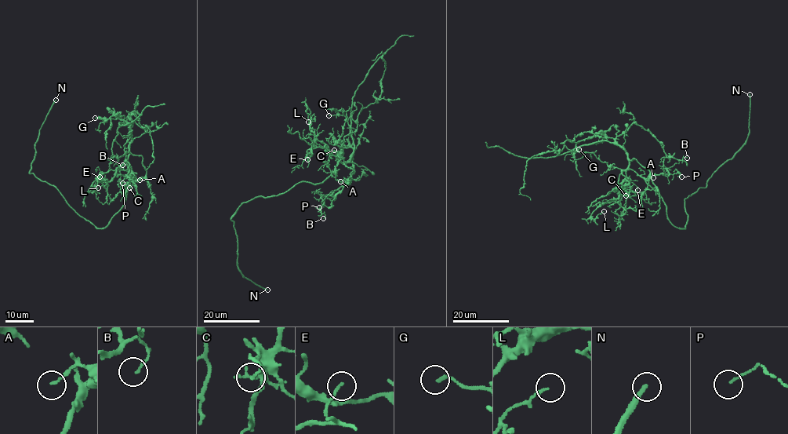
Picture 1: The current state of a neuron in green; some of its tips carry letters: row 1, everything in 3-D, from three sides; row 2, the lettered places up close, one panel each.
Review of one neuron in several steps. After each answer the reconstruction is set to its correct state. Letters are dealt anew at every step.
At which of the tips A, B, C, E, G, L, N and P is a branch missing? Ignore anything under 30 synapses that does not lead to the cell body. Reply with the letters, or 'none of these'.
N

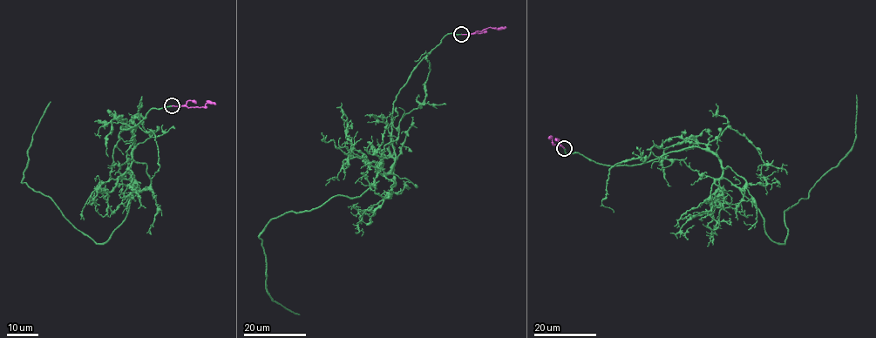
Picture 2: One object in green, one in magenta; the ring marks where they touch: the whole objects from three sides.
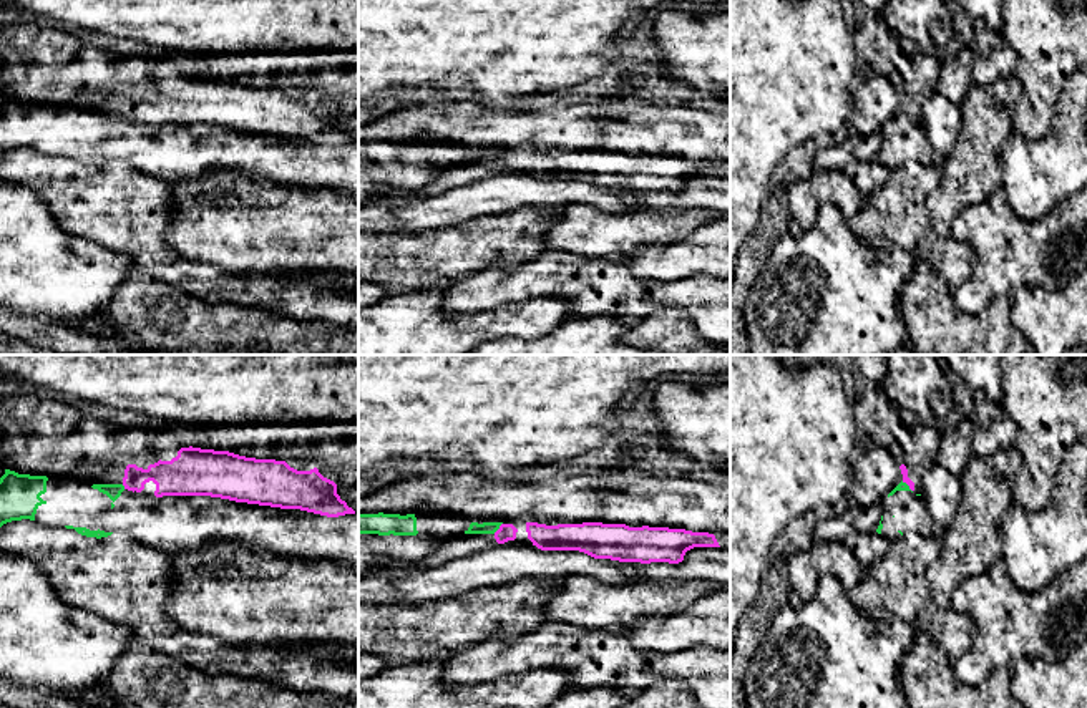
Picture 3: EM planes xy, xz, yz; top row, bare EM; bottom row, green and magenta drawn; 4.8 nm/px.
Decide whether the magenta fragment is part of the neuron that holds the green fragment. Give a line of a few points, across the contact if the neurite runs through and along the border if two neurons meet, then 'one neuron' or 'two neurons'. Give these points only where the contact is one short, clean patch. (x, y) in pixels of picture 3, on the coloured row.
xz (502, 523), (493, 533) | two neurons

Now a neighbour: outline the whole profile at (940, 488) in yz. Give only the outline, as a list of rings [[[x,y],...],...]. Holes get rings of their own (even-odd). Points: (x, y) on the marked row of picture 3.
[[[934,463],[921,473],[921,497],[938,531],[948,527],[961,501],[961,478]]]

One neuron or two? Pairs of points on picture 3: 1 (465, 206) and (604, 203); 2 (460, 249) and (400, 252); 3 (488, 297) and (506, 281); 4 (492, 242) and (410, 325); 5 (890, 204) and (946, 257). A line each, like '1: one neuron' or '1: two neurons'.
1: one neuron
2: one neuron
3: one neuron
4: two neurons
5: one neuron

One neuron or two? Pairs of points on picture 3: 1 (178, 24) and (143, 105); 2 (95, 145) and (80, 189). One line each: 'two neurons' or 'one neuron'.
1: two neurons
2: two neurons

